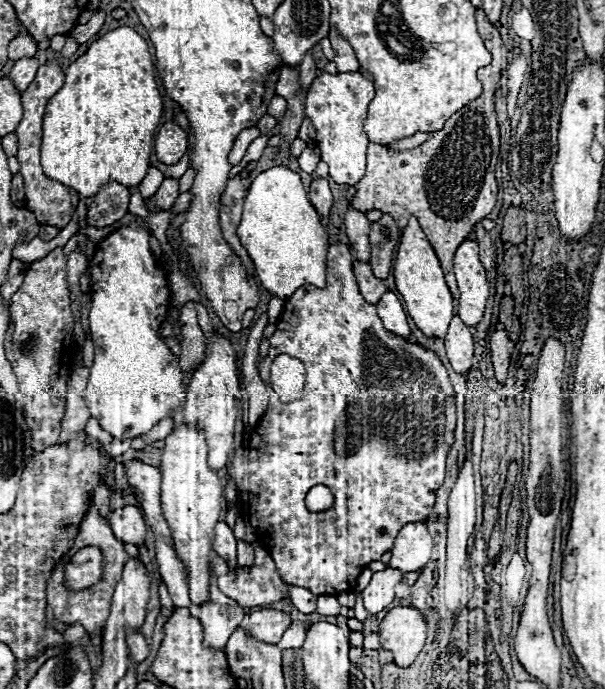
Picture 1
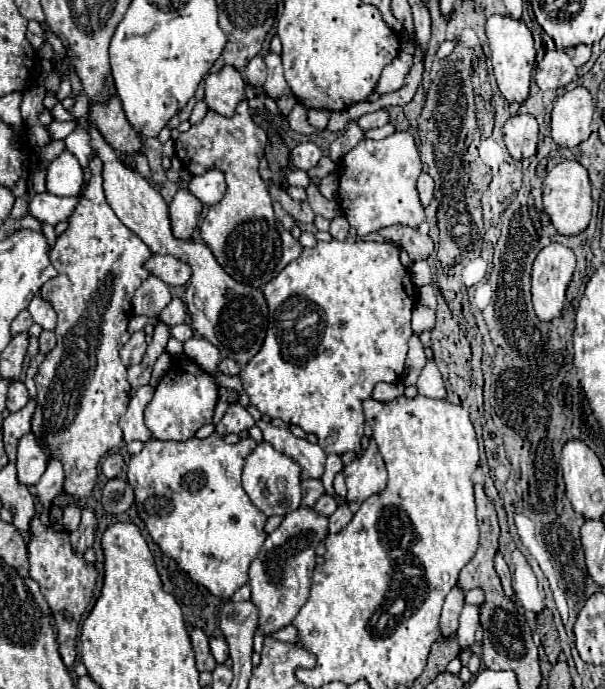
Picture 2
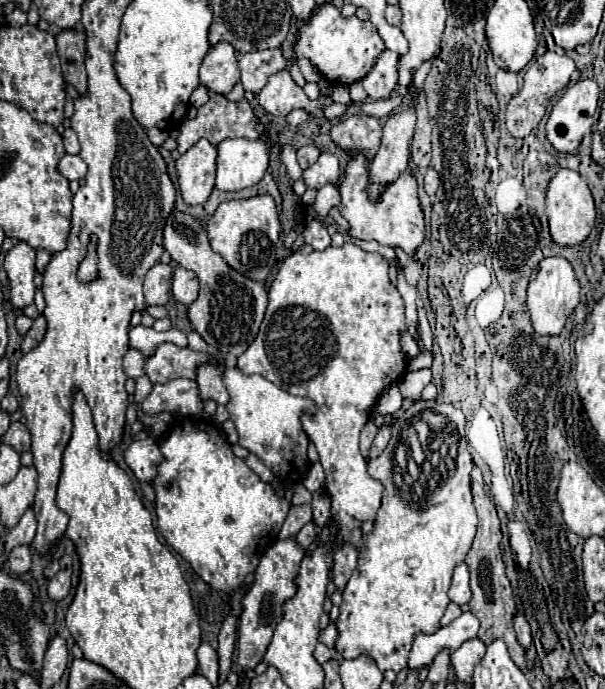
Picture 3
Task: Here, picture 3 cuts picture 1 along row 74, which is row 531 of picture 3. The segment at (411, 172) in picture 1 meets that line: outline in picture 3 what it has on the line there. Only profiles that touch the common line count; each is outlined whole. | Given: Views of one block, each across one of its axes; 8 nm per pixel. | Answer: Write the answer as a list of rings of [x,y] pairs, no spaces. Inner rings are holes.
[[[474,466],[472,472],[472,496],[474,496],[474,508],[478,512],[478,534],[474,538],[474,544],[466,556],[466,564],[470,566],[470,586],[472,586],[472,600],[468,604],[462,606],[462,610],[474,612],[474,616],[478,616],[480,620],[480,630],[478,630],[478,638],[486,644],[490,644],[496,638],[502,638],[508,646],[508,652],[514,660],[514,664],[526,672],[526,662],[524,662],[524,648],[518,644],[516,640],[516,632],[512,626],[512,618],[516,616],[516,602],[512,596],[512,588],[510,588],[510,580],[506,578],[504,572],[504,562],[502,562],[502,554],[500,554],[500,540],[502,540],[502,532],[500,532],[500,520],[494,508],[494,502],[490,500],[480,468]]]

